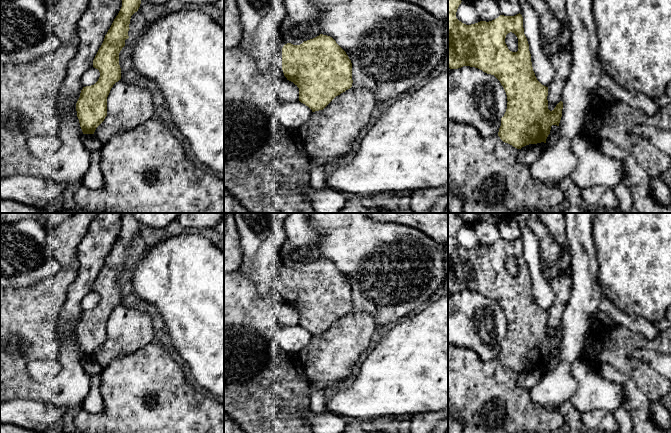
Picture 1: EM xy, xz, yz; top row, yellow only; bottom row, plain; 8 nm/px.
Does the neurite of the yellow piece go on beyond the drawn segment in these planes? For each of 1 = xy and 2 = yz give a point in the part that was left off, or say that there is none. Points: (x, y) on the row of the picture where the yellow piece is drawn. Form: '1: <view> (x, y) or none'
1: none
2: none

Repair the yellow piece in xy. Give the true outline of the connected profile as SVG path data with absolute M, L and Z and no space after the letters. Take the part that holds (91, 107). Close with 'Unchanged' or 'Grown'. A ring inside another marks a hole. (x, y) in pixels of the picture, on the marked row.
M122 0L122 7L93 60L93 67L99 70L100 77L94 85L83 87L76 103L83 134L94 134L107 116L107 97L113 85L121 79L119 53L129 38L131 16L140 4L141 0Z. Unchanged

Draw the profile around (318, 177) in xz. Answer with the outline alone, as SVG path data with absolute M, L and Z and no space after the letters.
M310 157L309 175L310 175L309 184L311 185L311 187L319 190L327 188L326 185L327 176L324 172L324 168L318 165L315 162L315 159L312 157Z

